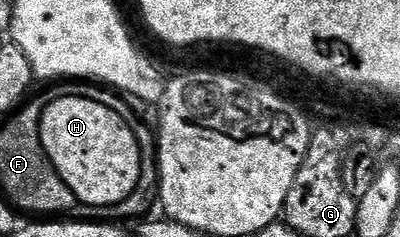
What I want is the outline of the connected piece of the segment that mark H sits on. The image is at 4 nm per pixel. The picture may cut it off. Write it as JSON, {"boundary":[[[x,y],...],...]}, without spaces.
{"boundary":[[[64,96],[61,100],[53,99],[45,108],[42,118],[40,119],[40,133],[42,134],[42,146],[48,155],[48,161],[54,165],[57,174],[64,179],[64,187],[72,191],[73,197],[84,204],[89,204],[92,208],[112,208],[123,205],[127,196],[135,193],[136,187],[140,184],[140,143],[137,142],[136,136],[132,133],[132,128],[124,121],[121,113],[115,112],[107,103],[100,100],[91,100],[88,96]]]}

